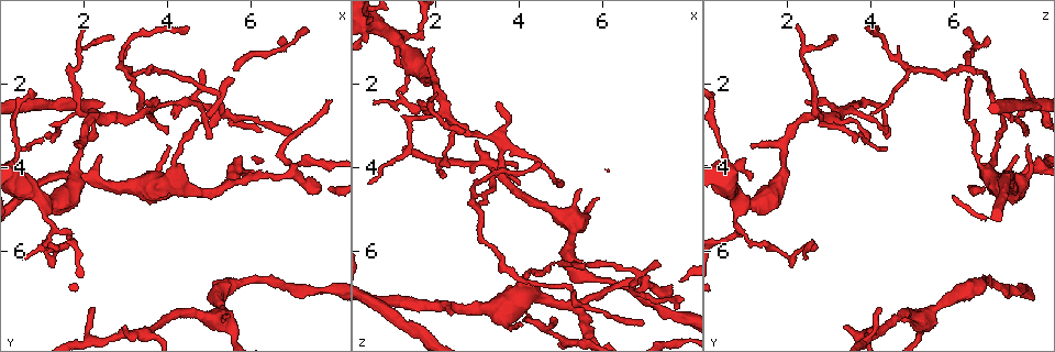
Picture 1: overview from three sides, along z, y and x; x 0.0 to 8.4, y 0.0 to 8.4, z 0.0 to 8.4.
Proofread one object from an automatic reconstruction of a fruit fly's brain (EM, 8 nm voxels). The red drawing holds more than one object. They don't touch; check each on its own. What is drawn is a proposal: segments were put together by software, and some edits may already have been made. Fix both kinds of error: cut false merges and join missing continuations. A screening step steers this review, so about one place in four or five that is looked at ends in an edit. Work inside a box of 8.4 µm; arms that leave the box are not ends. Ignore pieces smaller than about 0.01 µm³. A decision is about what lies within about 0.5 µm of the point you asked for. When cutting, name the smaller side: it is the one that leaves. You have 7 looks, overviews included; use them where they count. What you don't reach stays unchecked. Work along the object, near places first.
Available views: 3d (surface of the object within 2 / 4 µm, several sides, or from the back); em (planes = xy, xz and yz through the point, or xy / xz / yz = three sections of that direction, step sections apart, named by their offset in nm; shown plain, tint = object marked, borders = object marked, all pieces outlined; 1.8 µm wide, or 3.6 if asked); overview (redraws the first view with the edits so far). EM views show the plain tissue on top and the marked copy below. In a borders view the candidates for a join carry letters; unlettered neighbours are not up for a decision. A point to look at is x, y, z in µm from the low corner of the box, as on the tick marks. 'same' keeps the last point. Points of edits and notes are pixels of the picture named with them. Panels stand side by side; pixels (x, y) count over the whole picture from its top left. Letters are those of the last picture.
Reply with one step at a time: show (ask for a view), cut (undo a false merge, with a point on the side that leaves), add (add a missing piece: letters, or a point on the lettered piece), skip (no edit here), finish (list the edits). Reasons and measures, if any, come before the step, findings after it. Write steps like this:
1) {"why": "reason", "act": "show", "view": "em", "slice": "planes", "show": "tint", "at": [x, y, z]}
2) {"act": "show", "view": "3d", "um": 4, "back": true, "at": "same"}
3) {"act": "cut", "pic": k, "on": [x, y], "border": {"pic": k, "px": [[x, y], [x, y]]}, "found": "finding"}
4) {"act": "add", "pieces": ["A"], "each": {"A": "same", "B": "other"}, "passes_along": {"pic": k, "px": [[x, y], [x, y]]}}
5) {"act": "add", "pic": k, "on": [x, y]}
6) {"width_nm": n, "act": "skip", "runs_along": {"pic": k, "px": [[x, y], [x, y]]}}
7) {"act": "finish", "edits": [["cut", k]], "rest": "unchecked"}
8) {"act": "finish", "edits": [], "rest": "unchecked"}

{"why": "free end", "act": "show", "view": "em", "slice": "planes", "show": "borders", "at": [5.70, 1.65, 6.35]}

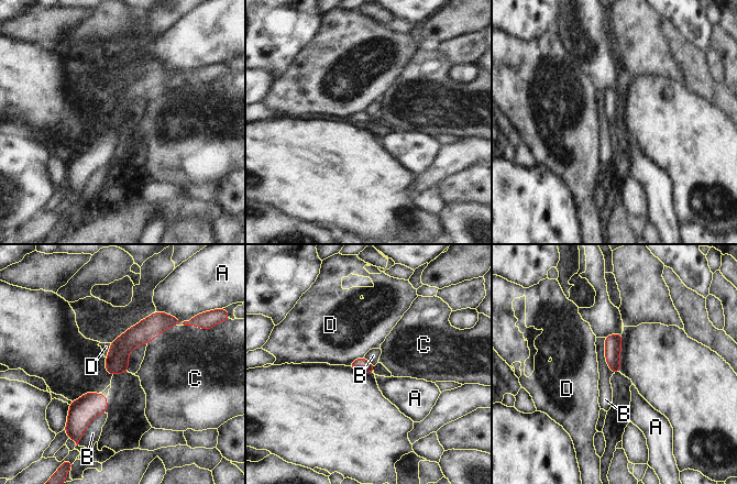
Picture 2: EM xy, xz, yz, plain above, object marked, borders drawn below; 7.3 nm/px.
{"width_nm": 100, "act": "skip", "each": {"A": "other", "B": "other", "C": "other", "D": "other"}, "border": {"pic": 2, "px": [[604, 338], [604, 358], [614, 373]]}, "found": "no lettered piece goes on from it"}

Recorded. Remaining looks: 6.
{"why": "an open end", "act": "show", "view": "3d", "um": 4, "at": [4.15, 2.80, 7.50]}

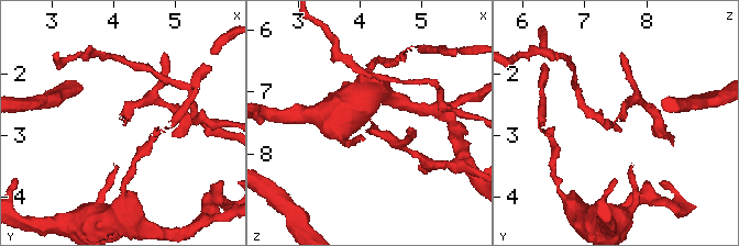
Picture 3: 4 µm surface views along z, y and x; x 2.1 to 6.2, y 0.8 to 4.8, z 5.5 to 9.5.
{"why": "now the EM", "act": "show", "view": "em", "slice": "planes", "show": "borders", "at": [4.15, 2.80, 7.50]}

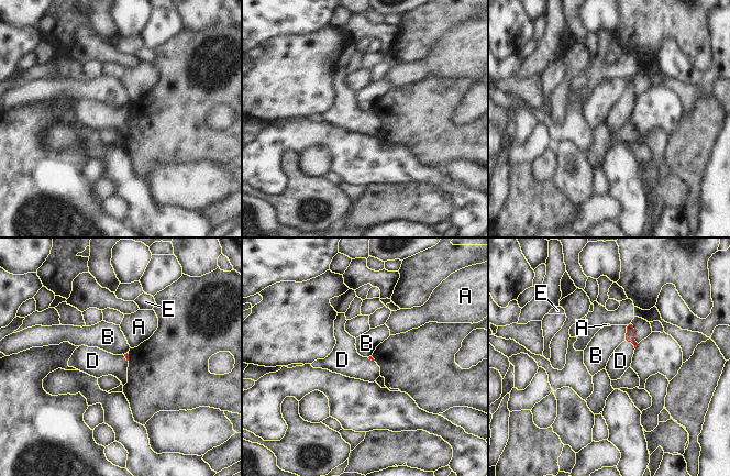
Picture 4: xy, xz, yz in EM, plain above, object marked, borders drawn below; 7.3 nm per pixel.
{"act": "add", "pieces": ["D"], "each": {"A": "other", "B": "other", "D": "same", "E": "other"}, "passes_along": {"pic": 4, "px": [[629, 336], [630, 341], [620, 361]]}, "found": "it goes on there"}

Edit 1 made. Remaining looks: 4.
{"why": "redraw", "act": "show", "view": "overview"}

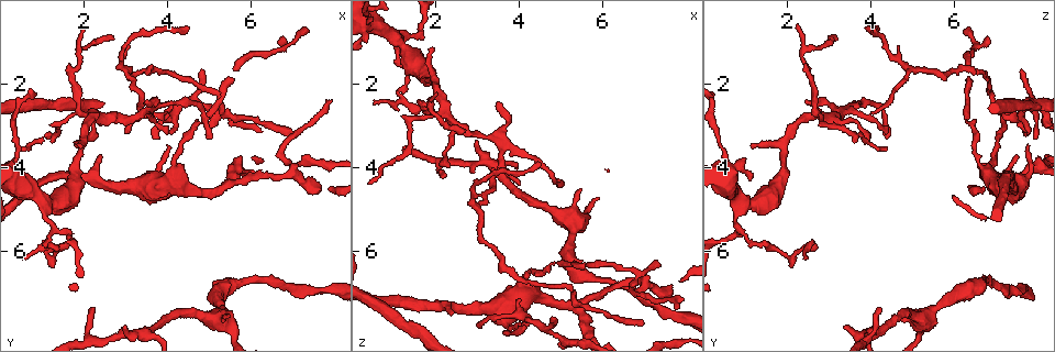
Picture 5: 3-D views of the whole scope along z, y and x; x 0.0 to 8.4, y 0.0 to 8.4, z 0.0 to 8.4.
{"why": "abrupt turn", "act": "show", "view": "em", "slice": "yz", "step": 4, "show": "tint", "at": [3.35, 2.75, 3.35]}

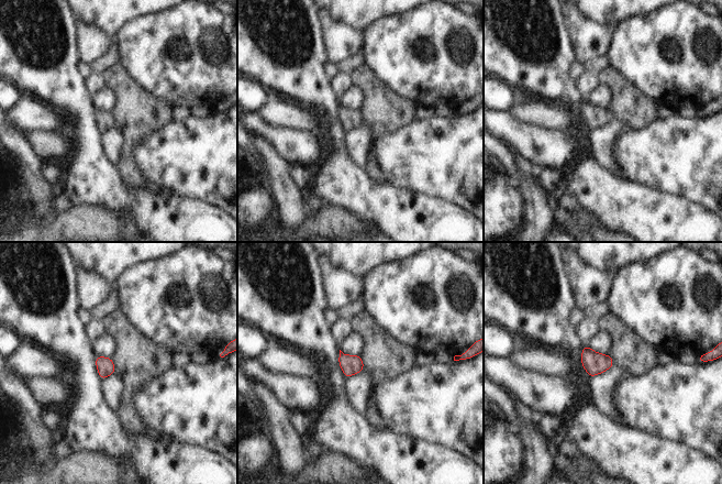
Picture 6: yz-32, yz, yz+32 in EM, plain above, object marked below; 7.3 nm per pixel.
{"why": "cut it another way", "act": "show", "view": "em", "slice": "planes", "show": "borders", "at": "same"}

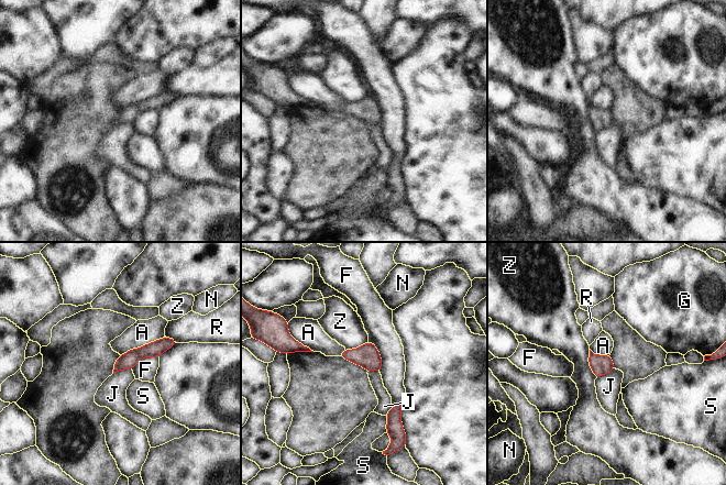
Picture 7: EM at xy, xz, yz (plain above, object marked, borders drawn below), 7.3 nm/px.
{"width_nm": 120, "act": "skip", "each": {"A": "other", "F": "other", "G": "other", "J": "other", "N": "other", "R": "other", "S": "other", "Z": "other"}, "runs_along": {"pic": 7, "px": [[172, 342], [143, 351], [117, 367]]}, "found": "continuous, no second neuron"}

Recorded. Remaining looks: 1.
{"act": "finish", "edits": [["add", 4]], "rest": "unchecked"}

